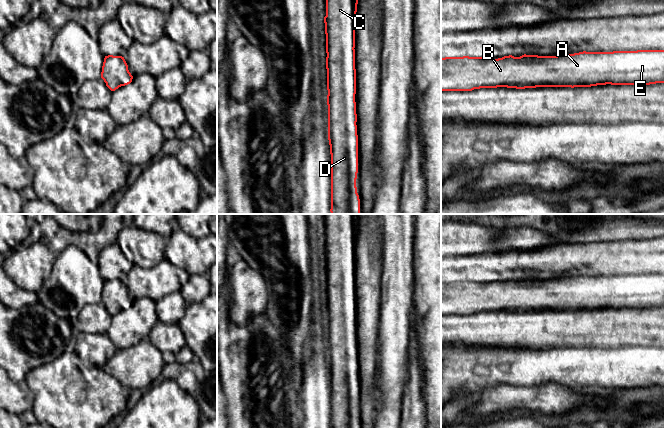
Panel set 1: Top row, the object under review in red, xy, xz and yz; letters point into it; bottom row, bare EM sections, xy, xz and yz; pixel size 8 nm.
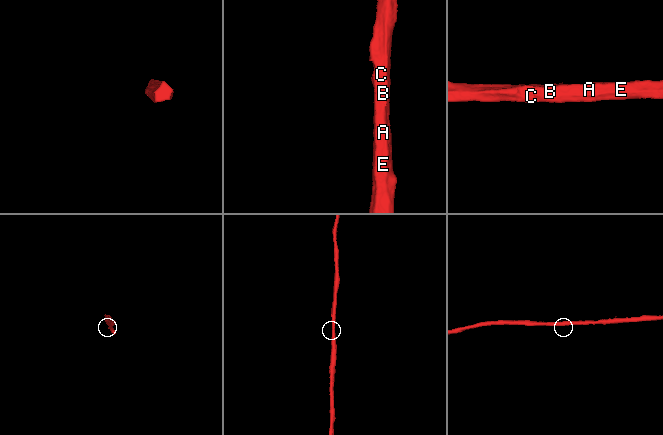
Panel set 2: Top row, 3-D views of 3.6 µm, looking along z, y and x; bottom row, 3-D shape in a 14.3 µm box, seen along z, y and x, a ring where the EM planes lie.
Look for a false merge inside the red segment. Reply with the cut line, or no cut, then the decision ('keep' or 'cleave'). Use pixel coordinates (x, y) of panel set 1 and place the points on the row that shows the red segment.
no cut; keep

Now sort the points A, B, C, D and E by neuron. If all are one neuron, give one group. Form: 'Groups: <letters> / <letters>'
Groups: A B C D E

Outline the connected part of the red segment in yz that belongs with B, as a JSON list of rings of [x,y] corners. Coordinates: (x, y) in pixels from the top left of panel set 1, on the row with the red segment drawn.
[[[664,50],[579,52],[557,56],[512,55],[502,58],[441,58],[441,91],[472,91],[507,87],[591,87],[597,85],[650,85],[664,83]]]

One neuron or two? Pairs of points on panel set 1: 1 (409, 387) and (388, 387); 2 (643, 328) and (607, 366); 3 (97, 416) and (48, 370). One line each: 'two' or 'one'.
1: two
2: two
3: one

